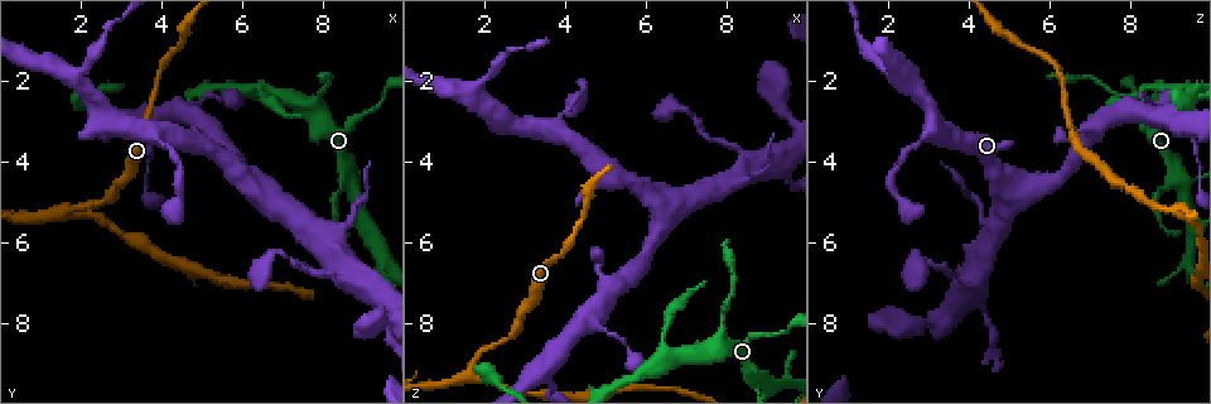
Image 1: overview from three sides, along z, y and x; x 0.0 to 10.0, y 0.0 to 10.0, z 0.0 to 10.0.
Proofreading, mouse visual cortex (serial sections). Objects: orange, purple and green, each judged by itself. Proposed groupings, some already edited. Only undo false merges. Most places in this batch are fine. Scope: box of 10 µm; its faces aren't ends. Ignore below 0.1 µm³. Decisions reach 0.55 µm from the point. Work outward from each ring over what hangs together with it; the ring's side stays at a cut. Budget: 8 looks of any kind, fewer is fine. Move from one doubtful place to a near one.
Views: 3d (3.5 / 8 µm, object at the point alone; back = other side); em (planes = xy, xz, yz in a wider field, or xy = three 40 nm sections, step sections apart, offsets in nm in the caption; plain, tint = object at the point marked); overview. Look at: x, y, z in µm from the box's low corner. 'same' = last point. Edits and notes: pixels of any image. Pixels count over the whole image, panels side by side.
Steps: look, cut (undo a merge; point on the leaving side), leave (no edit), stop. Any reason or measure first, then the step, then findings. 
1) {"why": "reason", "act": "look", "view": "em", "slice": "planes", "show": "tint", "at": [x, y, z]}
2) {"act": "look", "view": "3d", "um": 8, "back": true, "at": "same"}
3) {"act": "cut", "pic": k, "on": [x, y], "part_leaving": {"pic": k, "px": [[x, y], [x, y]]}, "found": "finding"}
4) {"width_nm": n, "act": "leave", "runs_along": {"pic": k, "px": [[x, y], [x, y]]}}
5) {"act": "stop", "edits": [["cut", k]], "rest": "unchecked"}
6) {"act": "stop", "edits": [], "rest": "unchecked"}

{"why": "side arm on a straight run", "act": "look", "view": "3d", "um": 8, "at": [8.60, 4.55, 9.35]}

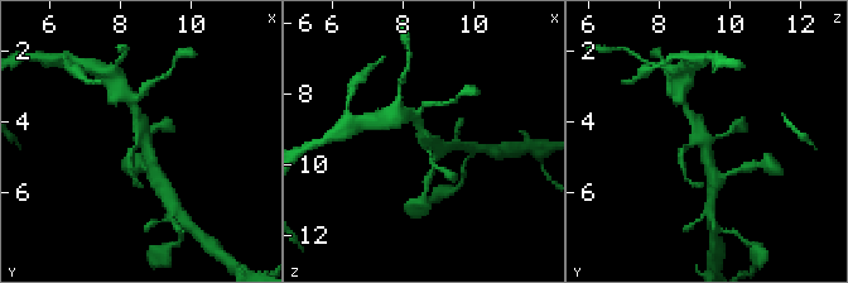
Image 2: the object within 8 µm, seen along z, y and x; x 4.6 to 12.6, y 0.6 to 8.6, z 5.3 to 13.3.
{"why": "zoom in", "act": "look", "view": "3d", "um": 3.5, "at": "same"}

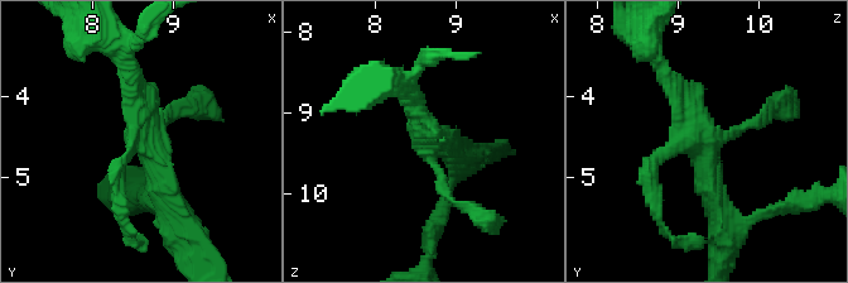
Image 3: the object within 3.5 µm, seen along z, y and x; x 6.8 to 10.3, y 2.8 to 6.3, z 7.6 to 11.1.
{"arms": 3, "arm_widths_nm": [150, 250, 300], "act": "look", "view": "em", "slice": "xy", "step": 5, "show": "tint", "at": [8.65, 4.55, 9.30]}

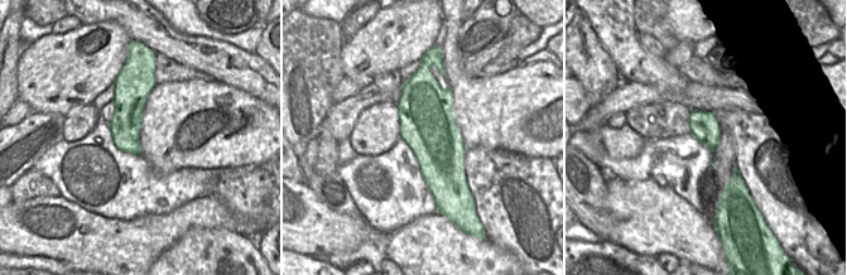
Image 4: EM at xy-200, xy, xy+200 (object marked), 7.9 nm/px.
{"act": "leave", "runs_along": {"pic": 3, "px": [[660, 70], [699, 120], [722, 214]]}, "found": "one cell here"}

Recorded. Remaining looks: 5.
{"why": "thick turns thin", "act": "look", "view": "3d", "um": 3.5, "at": [6.70, 2.20, 8.85]}

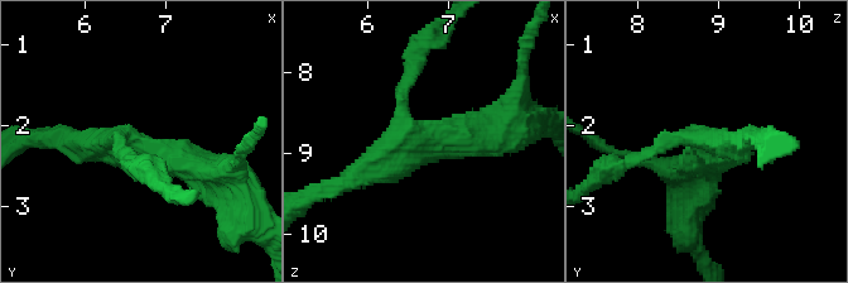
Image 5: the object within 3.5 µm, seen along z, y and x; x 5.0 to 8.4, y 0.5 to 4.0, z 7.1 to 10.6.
{"why": "shape alone is not enough", "act": "look", "view": "em", "slice": "planes", "show": "tint", "at": [6.65, 2.30, 8.85]}

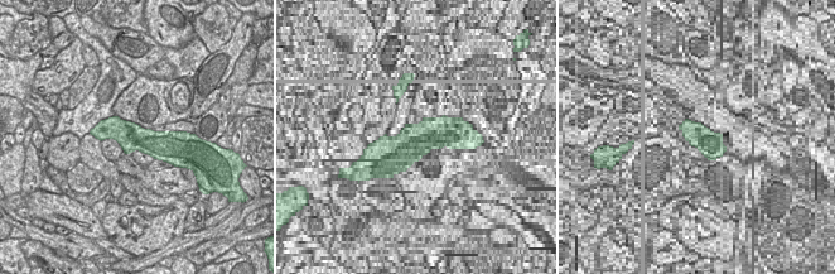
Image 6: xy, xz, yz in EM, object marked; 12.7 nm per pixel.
{"why": "another direction", "act": "look", "view": "em", "slice": "xy", "step": 3, "show": "tint", "at": "same"}

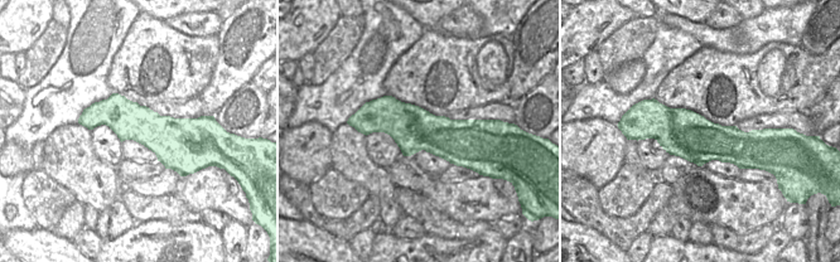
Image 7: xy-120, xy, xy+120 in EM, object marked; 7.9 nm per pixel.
{"act": "leave", "runs_along": {"pic": 5, "px": [[497, 135], [419, 139], [350, 181]]}, "found": "all the same cell"}

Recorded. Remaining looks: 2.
{"why": "sharp bend", "act": "look", "view": "3d", "um": 8, "at": [1.65, 5.30, 9.30]}

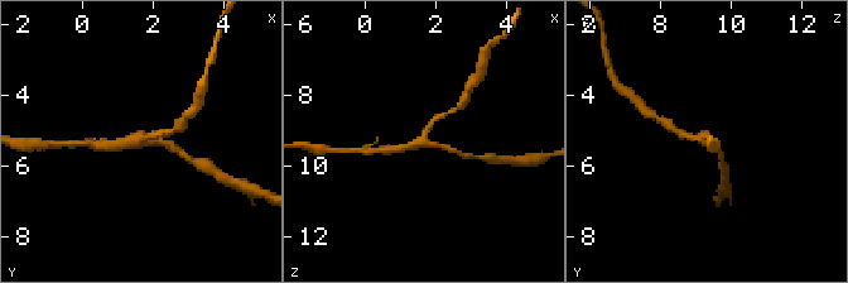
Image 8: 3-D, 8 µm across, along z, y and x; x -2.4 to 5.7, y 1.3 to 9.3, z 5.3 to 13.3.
{"arms": 3, "arm_widths_nm": [150, 200, 200], "act": "look", "view": "em", "slice": "planes", "show": "tint", "at": "same"}

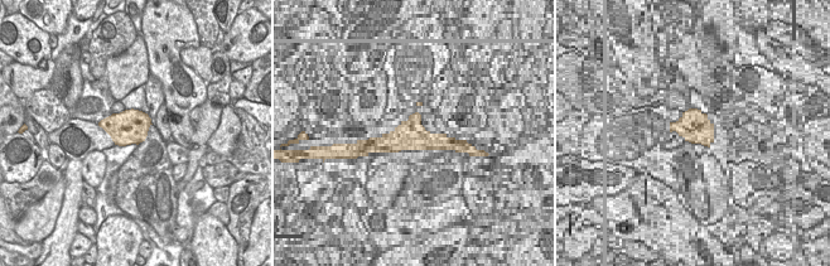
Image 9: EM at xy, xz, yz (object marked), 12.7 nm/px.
{"act": "leave", "runs_along": {"pic": 8, "px": [[679, 133], [709, 139], [716, 148]]}, "found": "one cell here"}

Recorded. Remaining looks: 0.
{"act": "stop", "edits": [], "rest": "unchecked"}

